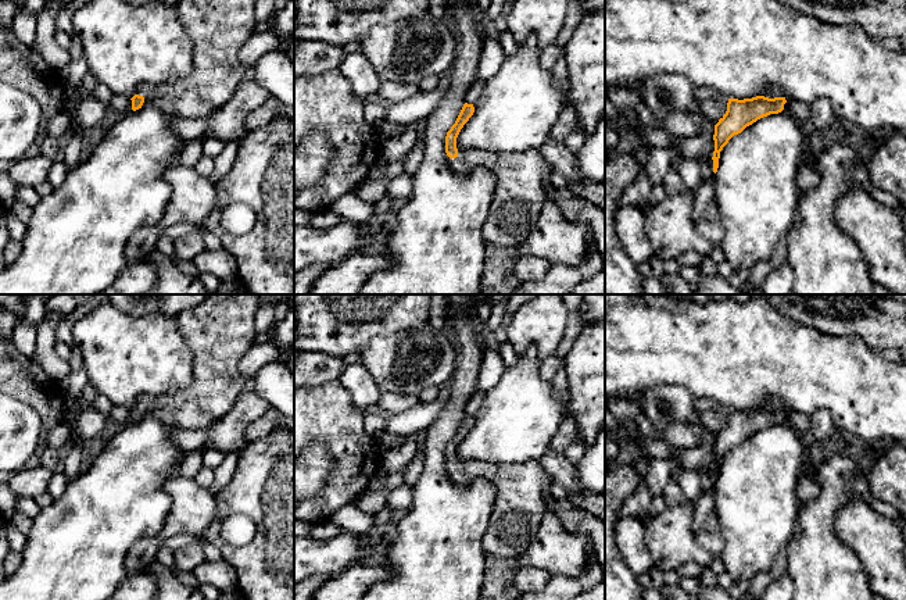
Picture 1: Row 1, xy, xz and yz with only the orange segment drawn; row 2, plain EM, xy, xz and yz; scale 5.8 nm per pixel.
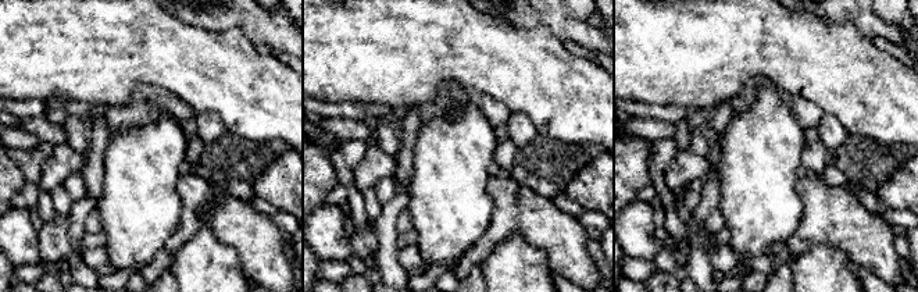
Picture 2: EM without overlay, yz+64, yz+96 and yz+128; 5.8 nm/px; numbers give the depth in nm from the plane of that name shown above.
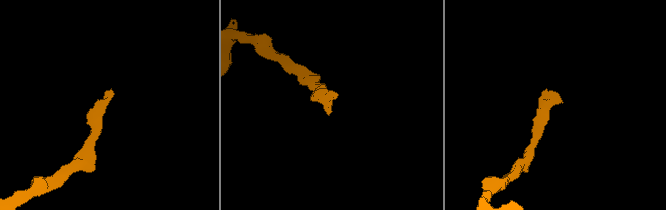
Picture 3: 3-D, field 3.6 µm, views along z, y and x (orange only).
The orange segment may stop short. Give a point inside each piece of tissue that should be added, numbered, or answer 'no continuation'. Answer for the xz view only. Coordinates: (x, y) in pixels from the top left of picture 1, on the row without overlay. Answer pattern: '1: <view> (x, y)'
1: xz (520, 496)

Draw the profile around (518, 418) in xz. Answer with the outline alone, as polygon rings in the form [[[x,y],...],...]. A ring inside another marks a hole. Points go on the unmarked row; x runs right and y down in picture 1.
[[[536,347],[506,367],[499,383],[486,393],[483,404],[473,415],[475,424],[456,449],[458,467],[469,460],[493,464],[540,461],[558,426],[567,415],[567,397],[555,392],[552,382],[540,375]]]

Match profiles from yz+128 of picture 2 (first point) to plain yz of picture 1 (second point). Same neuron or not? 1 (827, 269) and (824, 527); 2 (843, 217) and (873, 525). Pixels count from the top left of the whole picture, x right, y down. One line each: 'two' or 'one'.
1: one
2: one

